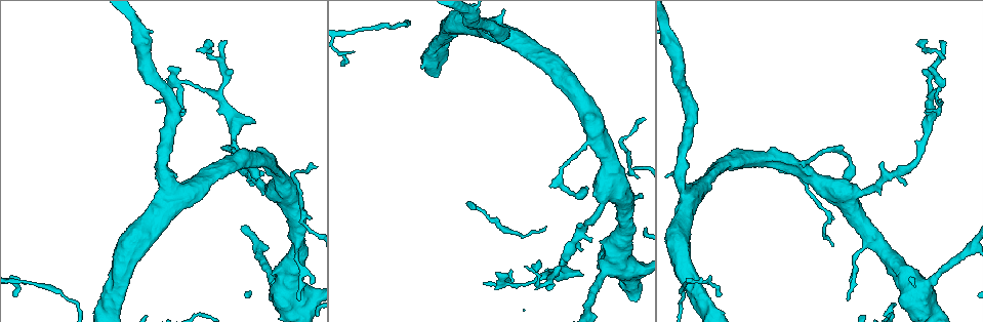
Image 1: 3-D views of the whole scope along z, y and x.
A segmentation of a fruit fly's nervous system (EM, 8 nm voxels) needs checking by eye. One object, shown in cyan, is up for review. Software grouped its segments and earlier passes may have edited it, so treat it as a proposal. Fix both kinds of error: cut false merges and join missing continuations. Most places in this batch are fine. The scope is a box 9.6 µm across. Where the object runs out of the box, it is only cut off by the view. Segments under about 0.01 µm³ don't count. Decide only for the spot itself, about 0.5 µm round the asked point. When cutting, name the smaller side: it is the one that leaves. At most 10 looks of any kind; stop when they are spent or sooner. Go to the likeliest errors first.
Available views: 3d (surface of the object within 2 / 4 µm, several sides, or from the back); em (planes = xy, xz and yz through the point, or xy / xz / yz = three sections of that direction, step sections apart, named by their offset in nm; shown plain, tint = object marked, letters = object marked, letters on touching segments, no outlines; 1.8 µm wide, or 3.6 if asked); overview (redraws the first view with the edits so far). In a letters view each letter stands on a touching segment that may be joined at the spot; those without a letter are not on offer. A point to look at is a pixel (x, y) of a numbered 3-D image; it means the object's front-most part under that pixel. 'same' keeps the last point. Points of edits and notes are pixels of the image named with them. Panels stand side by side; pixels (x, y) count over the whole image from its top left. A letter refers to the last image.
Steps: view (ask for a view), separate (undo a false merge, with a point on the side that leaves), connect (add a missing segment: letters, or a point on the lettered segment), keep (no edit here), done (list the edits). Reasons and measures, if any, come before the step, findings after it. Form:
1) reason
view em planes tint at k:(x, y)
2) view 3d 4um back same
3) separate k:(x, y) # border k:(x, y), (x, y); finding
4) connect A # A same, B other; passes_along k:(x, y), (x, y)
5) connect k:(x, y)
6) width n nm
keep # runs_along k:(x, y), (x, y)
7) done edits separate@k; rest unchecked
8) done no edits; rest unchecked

branch stops here
view em planes plain at 1:(182, 109)

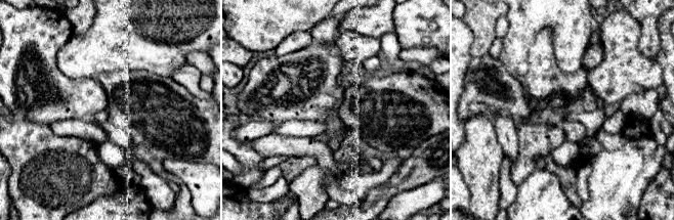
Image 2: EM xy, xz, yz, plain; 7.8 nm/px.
view em planes letters same

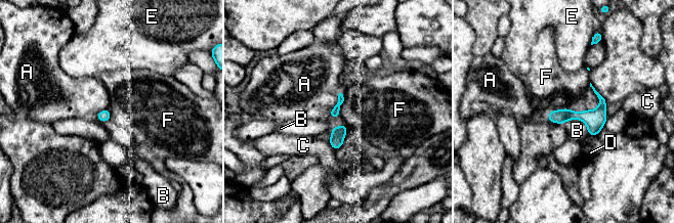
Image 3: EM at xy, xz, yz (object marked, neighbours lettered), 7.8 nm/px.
width 80 nm; longest_contact B 220 nm
keep # A other, B other, C other, D other, E other, F other; none of them fits

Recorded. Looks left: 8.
thick turns thin
view em 3.6um planes tint at 1:(616, 270)

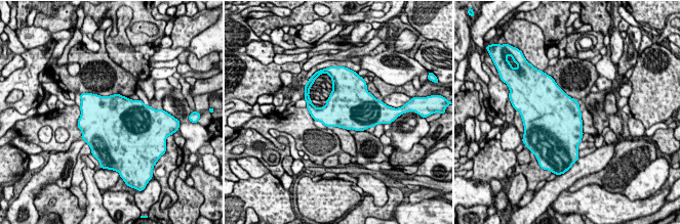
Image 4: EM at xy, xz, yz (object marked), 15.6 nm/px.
view em 3.6um planes letters same

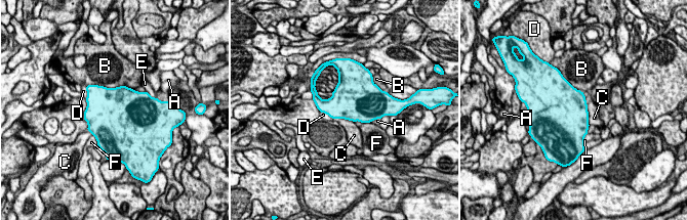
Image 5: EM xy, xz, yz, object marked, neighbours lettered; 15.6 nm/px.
width 650 nm
keep # A other, B other, C other, D other, E other, F other; border 5:(587, 103), (589, 125); continuous, no second cell

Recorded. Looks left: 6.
narrows sharply
view em planes letters at 1:(295, 259)

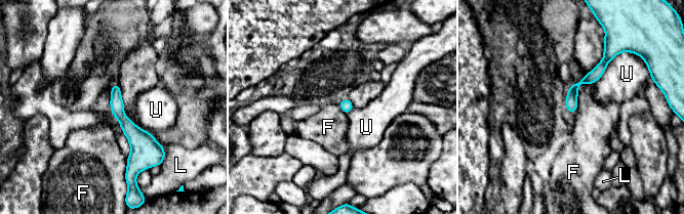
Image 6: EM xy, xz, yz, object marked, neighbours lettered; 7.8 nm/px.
width 90 nm
keep # F other, L other, U other; runs_along 6:(115, 86), (134, 164); continuous, no second cell

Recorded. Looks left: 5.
an open end
view 3d 4um at 1:(254, 122)

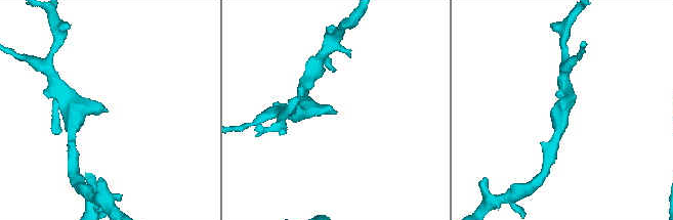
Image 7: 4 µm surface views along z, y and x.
view em planes tint at 7:(334, 113)

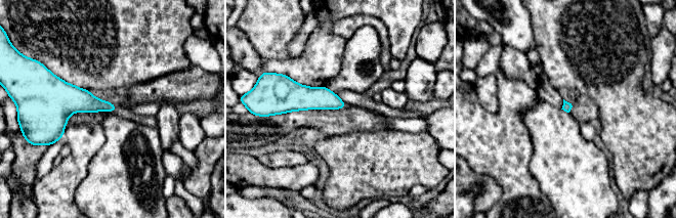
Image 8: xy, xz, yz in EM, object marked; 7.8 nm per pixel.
what lies round it
view em planes letters same

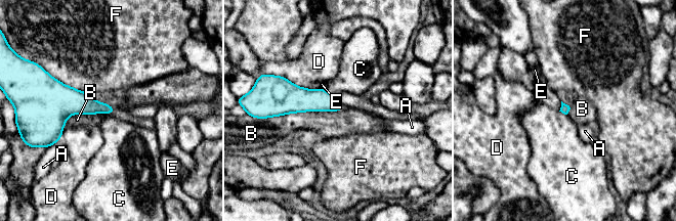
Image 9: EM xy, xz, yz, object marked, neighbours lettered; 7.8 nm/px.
keep # A other, B other, C other, D other, E other, F other; border 9:(344, 109), (303, 111), (267, 118); no lettered segment goes on from it

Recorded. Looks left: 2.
done no edits; rest unchecked

